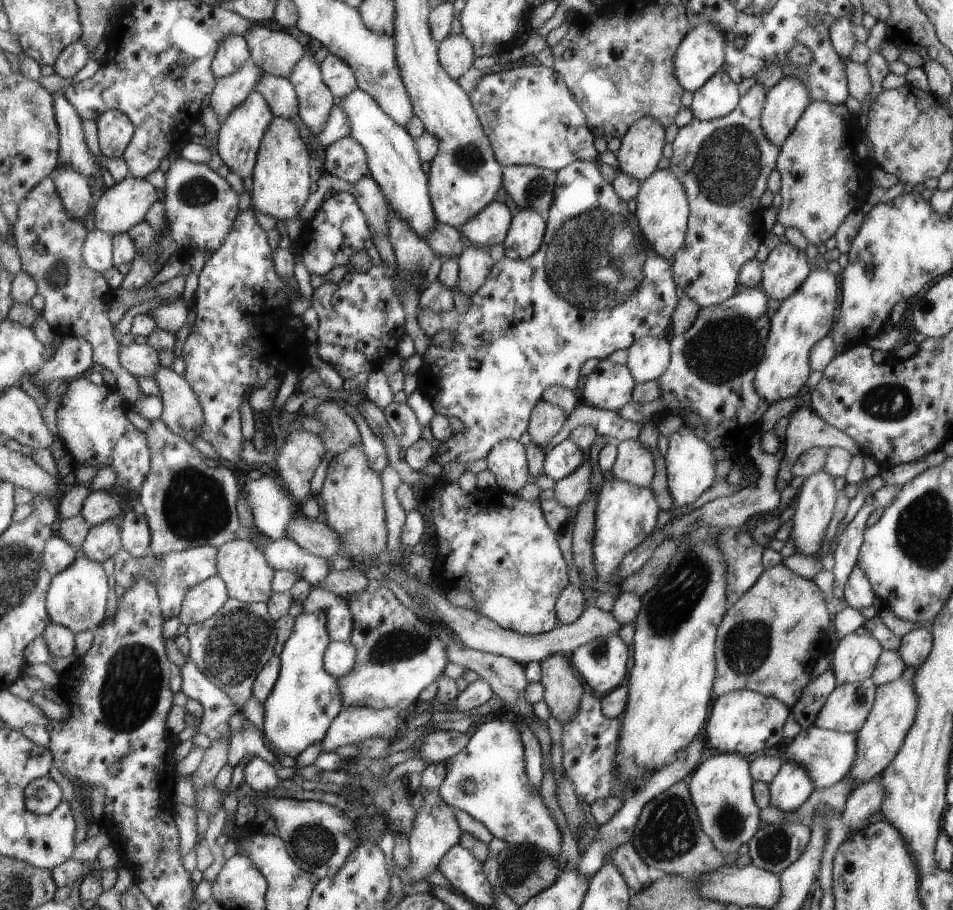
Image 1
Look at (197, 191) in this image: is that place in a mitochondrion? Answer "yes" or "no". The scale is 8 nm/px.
yes

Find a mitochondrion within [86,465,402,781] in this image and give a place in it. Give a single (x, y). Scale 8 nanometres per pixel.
(130, 690)

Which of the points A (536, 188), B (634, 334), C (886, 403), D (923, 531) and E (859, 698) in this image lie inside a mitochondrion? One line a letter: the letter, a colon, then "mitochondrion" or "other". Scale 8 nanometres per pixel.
A: mitochondrion
B: other
C: mitochondrion
D: mitochondrion
E: mitochondrion

